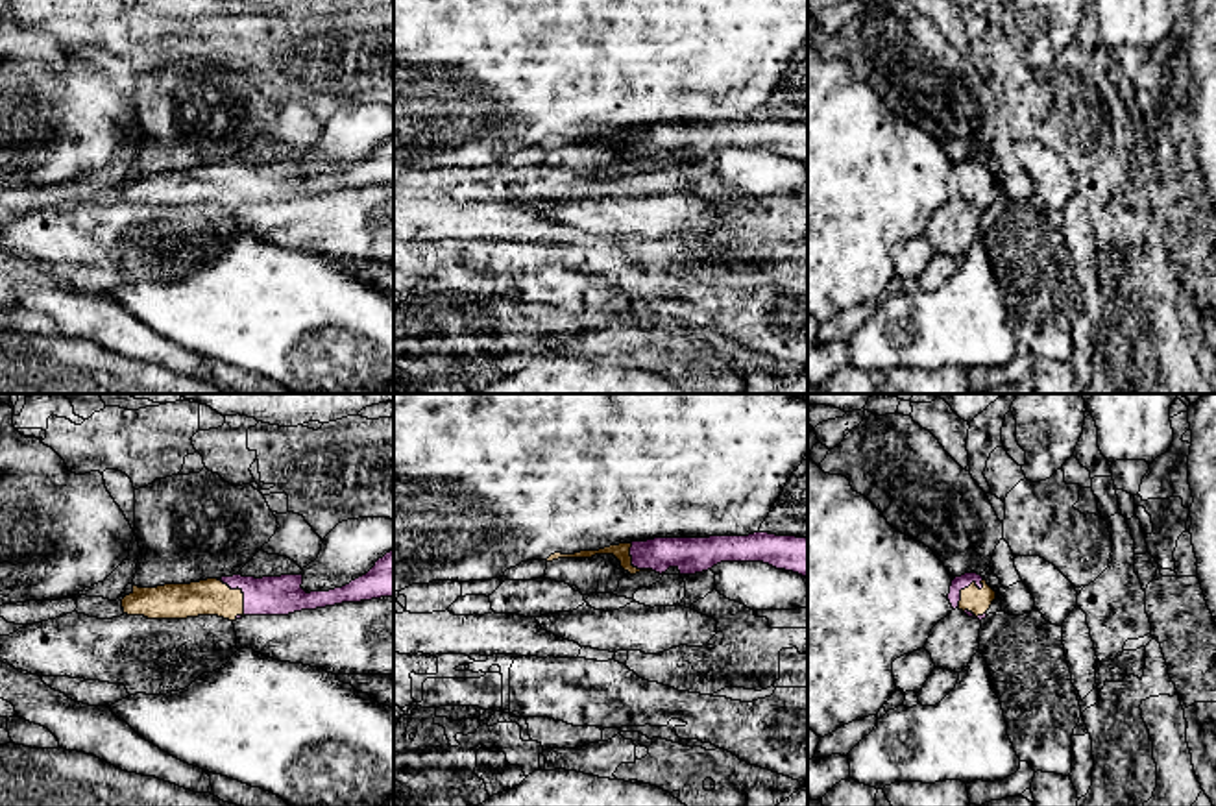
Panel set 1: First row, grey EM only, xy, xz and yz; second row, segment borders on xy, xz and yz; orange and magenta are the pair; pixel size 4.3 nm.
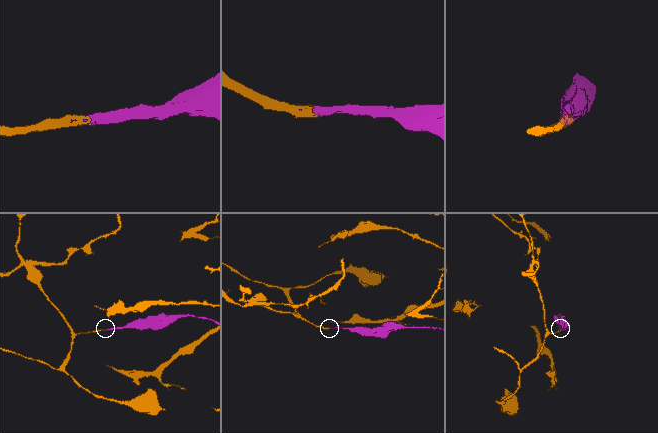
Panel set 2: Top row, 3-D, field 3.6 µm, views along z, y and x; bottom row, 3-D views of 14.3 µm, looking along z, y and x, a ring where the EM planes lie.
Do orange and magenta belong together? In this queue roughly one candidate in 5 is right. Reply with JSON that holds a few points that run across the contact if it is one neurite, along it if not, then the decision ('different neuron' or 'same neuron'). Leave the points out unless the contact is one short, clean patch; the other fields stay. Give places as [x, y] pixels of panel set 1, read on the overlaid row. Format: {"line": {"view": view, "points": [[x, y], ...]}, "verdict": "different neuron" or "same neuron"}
{"line": {"view": "xy", "points": [[207, 598], [233, 598], [241, 592], [270, 596]]}, "verdict": "same neuron"}

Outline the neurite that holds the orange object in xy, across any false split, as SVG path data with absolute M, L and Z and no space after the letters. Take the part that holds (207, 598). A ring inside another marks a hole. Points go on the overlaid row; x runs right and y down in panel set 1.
M394 549L379 558L366 575L351 580L342 588L307 593L301 584L301 573L262 579L233 575L190 584L164 584L157 588L139 588L133 584L133 592L122 599L122 608L128 616L144 616L148 619L218 616L229 621L237 621L244 616L288 616L301 610L316 610L342 603L394 597Z

